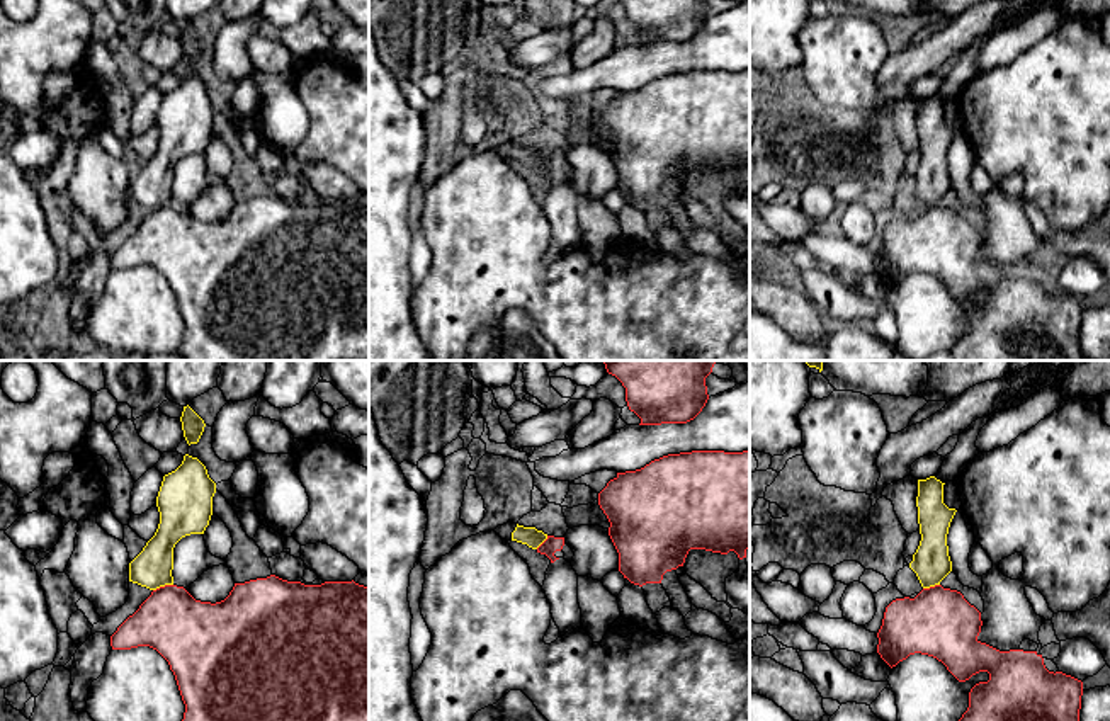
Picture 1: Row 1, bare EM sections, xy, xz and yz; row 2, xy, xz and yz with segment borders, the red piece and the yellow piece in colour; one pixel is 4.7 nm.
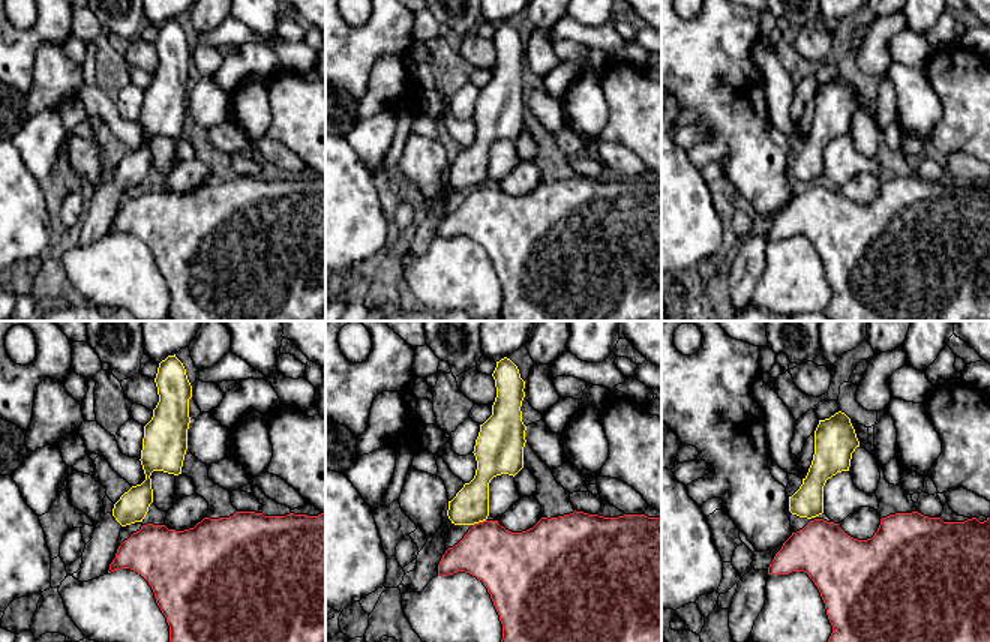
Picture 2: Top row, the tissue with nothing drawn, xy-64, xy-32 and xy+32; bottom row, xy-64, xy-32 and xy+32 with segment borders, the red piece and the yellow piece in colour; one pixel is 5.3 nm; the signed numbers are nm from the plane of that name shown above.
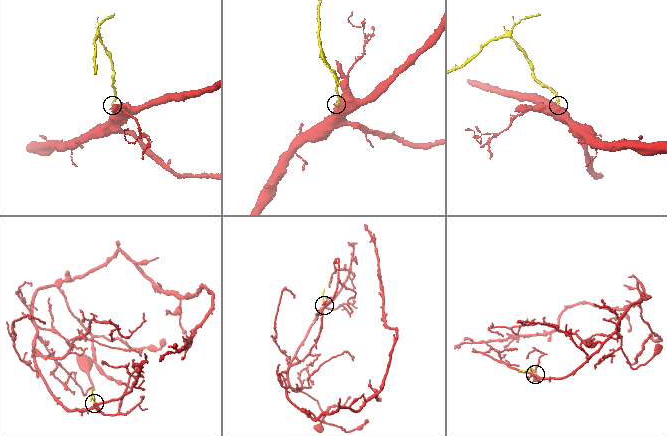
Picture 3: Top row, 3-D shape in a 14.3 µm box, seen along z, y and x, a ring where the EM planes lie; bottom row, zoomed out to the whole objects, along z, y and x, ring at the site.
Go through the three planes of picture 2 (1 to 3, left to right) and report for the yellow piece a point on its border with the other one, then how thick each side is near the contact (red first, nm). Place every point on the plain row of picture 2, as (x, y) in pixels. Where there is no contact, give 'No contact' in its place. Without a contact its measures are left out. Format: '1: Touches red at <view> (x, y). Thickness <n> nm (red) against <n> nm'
1: No contact
2: Touches red at xy-32 (479, 186). Thickness 320 nm (red) against 200 nm
3: No contact

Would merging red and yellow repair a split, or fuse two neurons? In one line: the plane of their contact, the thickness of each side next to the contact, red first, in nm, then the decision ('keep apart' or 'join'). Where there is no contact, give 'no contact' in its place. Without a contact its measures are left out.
xy | 320/190 nm | keep apart

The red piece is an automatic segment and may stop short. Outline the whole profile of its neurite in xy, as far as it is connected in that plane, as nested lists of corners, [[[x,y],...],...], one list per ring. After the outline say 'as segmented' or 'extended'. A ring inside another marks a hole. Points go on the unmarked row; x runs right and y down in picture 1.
[[[275,194],[235,202],[229,214],[216,223],[195,219],[184,206],[165,204],[129,235],[110,255],[112,269],[150,265],[170,284],[185,323],[178,355],[182,360],[369,360],[369,206],[352,201],[304,204]]]; as segmented

